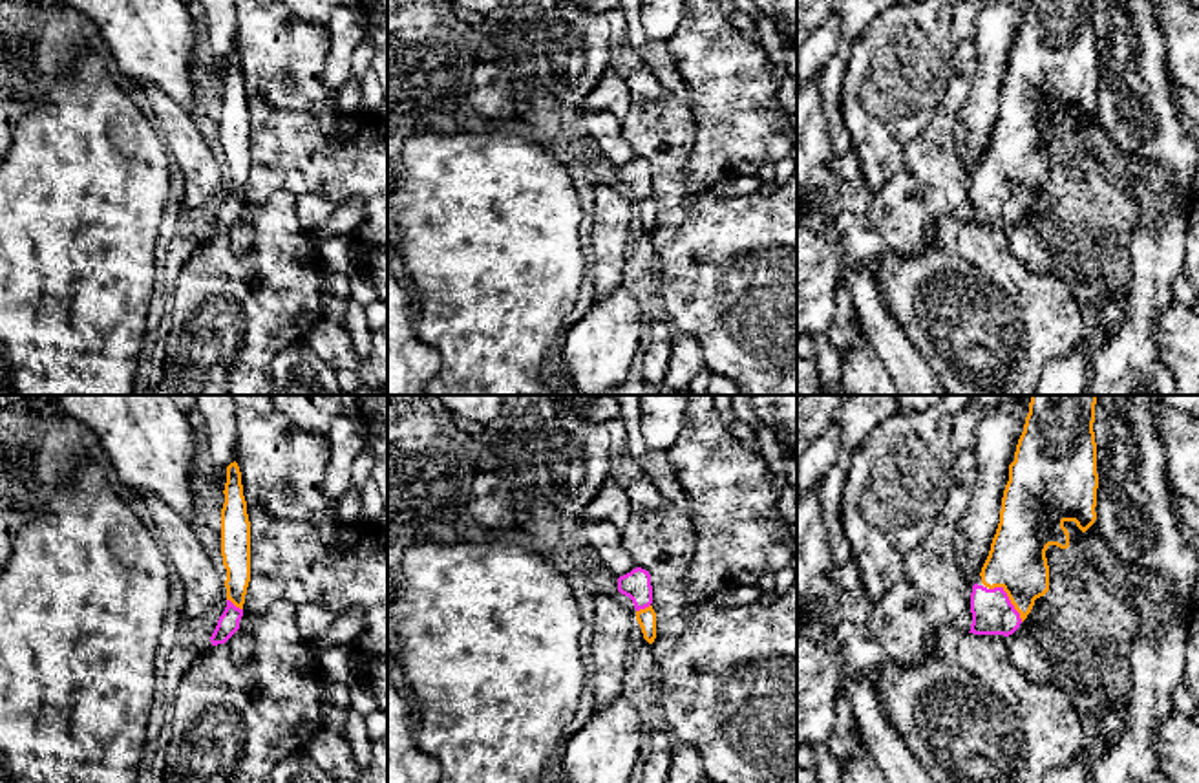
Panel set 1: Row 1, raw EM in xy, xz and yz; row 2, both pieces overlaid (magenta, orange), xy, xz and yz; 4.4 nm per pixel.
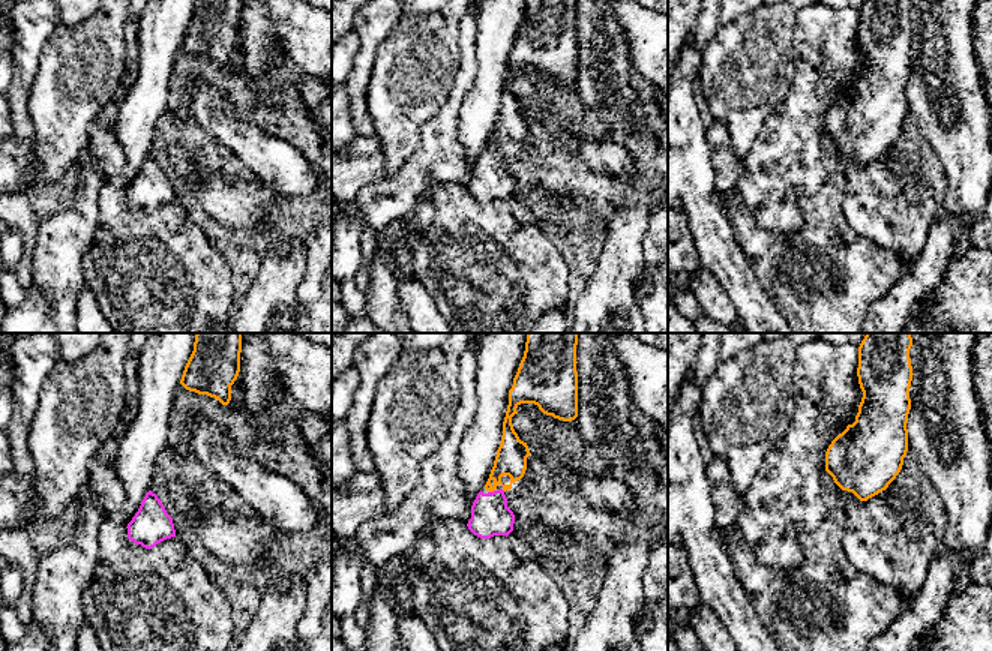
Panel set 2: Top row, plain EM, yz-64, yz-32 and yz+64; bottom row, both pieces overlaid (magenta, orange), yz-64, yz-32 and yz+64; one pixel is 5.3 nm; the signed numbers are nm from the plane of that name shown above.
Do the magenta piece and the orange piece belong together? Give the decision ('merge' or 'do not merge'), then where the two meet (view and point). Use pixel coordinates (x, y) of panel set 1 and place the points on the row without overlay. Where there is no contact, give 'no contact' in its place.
merge | yz (1008, 189)

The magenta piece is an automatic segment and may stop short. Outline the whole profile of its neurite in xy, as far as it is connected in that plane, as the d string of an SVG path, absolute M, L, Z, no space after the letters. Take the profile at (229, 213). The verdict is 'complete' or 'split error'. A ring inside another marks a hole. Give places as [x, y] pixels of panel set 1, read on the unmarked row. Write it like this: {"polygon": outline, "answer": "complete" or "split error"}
{"polygon": "M238 53L227 57L225 93L221 99L221 146L227 159L227 198L210 227L212 236L225 234L238 220L250 172L250 112Z", "answer": "split error"}

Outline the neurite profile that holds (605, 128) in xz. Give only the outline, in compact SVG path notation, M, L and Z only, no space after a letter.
M583 110L589 134L598 143L601 154L616 168L636 159L634 150L621 135L621 117L610 112L589 112Z

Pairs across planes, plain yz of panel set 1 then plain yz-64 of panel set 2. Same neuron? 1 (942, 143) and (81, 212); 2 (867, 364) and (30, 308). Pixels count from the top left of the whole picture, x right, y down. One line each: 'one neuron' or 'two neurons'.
1: two neurons
2: two neurons

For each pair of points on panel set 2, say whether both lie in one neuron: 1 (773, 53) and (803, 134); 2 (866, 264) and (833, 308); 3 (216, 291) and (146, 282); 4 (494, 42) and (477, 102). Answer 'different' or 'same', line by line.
1: different
2: same
3: same
4: same

